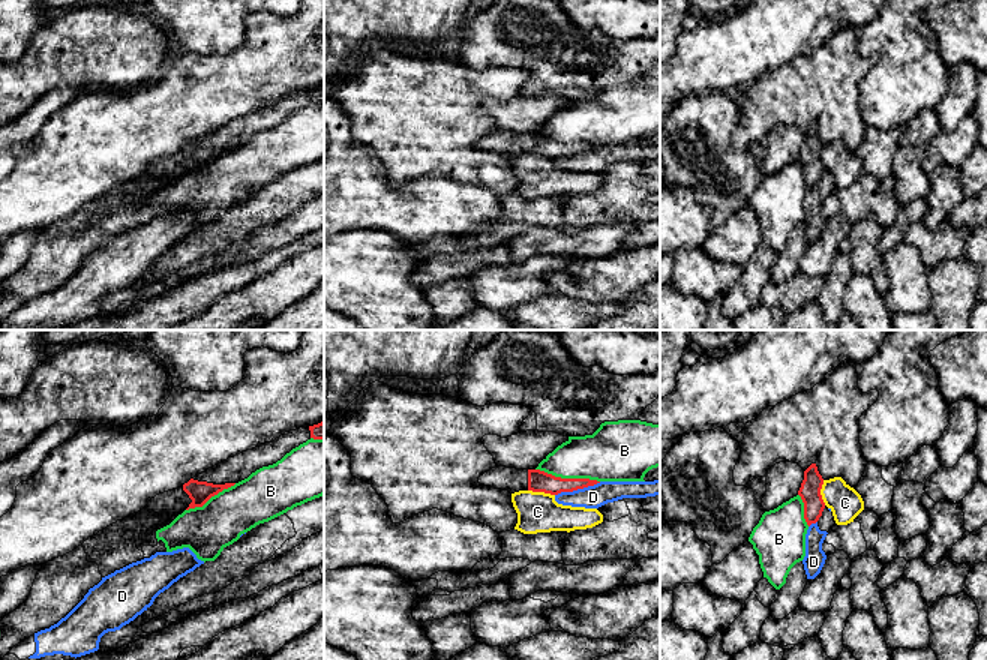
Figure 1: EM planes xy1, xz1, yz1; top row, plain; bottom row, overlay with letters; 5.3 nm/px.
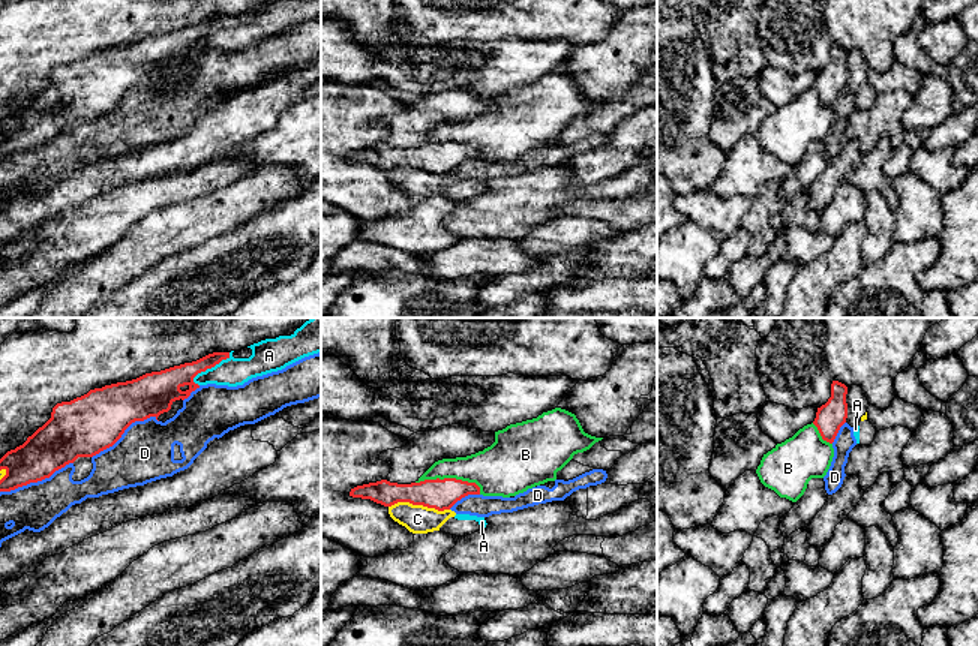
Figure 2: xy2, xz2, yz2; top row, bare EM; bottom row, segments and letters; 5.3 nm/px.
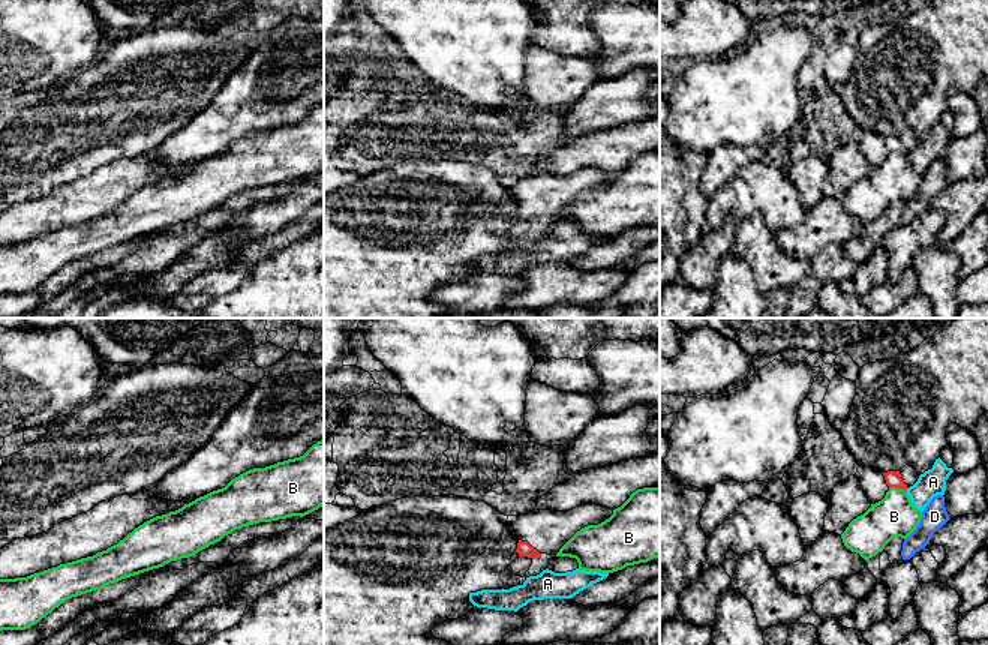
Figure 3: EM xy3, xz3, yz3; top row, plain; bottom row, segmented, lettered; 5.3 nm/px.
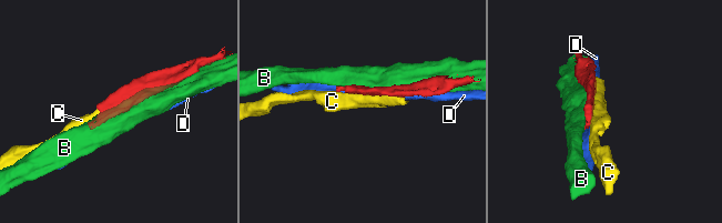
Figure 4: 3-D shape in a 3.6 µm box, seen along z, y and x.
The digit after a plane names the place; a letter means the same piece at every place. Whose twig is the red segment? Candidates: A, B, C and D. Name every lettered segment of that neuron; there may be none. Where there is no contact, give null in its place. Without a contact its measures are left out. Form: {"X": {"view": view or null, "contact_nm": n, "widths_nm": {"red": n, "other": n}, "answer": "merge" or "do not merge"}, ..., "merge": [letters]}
{"A": {"view": "xy2", "contact_nm": 260, "widths_nm": {"red": 150, "other": 150}, "answer": "do not merge"}, "B": {"view": "xz2", "contact_nm": 360, "widths_nm": {"red": 160, "other": 260}, "answer": "do not merge"}, "C": {"view": "xz2", "contact_nm": 320, "widths_nm": {"red": 160, "other": 160}, "answer": "do not merge"}, "D": {"view": "xy2", "contact_nm": 420, "widths_nm": {"red": 260, "other": 240}, "answer": "do not merge"}, "merge": []}

